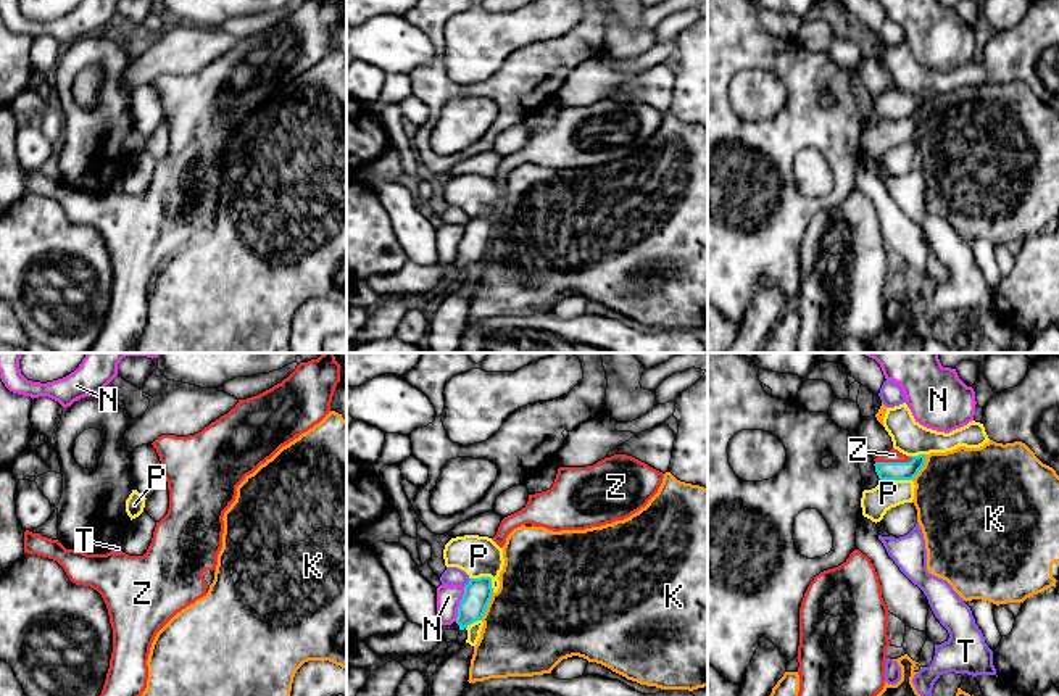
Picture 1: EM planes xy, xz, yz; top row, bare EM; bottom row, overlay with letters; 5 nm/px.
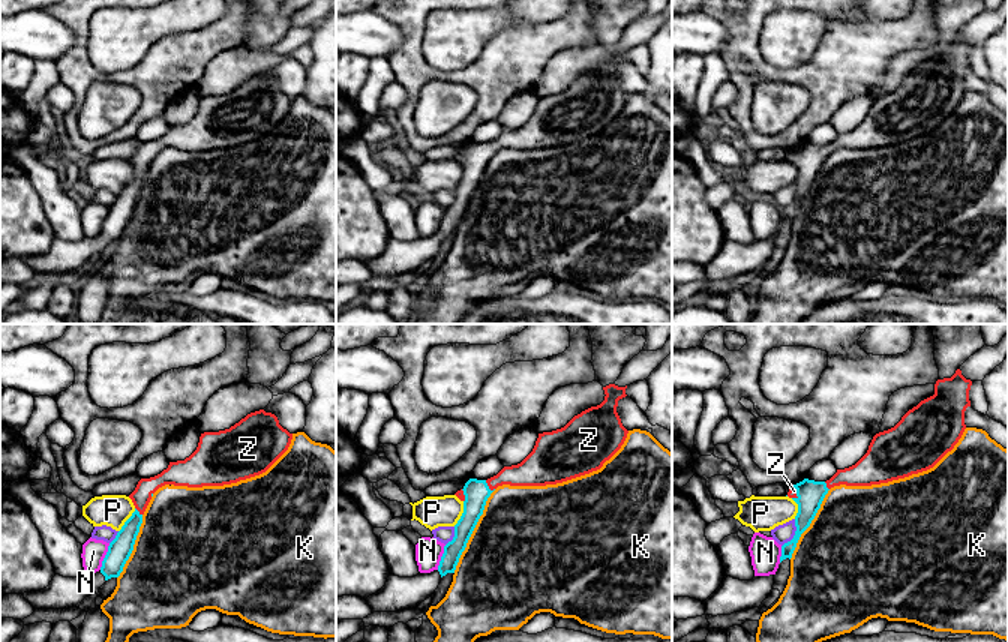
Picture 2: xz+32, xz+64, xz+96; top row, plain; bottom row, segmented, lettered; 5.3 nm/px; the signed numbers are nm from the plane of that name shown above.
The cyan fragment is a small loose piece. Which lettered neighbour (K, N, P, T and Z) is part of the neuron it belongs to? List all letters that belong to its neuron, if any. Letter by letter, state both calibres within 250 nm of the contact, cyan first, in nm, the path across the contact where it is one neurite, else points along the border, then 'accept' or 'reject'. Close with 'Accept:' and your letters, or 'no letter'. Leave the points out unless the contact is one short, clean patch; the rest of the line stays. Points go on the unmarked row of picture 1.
K: calibres 140 and 480 nm; reject
N: calibres 140 and 130 nm; border xz (465, 226), (455, 260); reject
P: calibres 140 and 200 nm; reject
T: calibres 140 and 90 nm; border xz (471, 218), (465, 226); reject
Z: calibres 100 and 70 nm; way yz (887, 110), (893, 102), (893, 94); accept
Accept: Z

